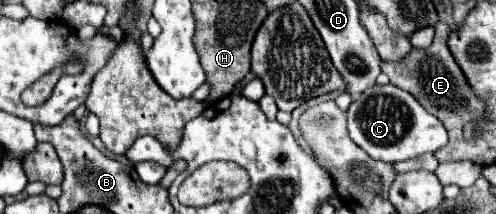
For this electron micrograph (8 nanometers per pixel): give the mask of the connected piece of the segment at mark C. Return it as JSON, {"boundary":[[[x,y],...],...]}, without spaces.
{"boundary":[[[375,85],[363,95],[357,95],[347,109],[349,137],[373,159],[397,163],[415,159],[425,153],[435,153],[447,143],[447,129],[407,91],[395,85]]]}

